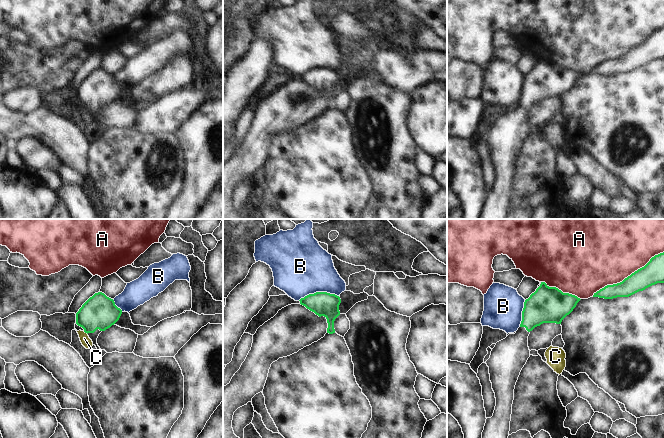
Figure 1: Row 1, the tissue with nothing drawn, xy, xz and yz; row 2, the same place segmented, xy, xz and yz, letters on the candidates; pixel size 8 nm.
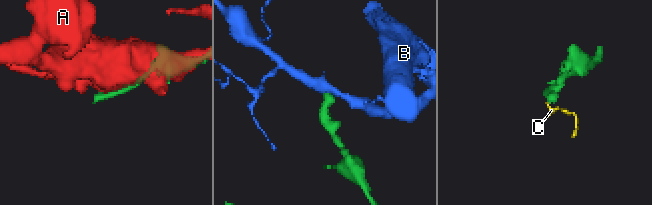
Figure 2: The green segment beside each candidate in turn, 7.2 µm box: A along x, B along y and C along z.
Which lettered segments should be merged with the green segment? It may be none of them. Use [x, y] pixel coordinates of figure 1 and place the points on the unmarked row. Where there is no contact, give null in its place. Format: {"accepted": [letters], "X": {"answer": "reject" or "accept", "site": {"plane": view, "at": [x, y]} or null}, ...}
{"accepted": [], "A": {"answer": "reject", "site": {"plane": "yz", "at": [628, 52]}}, "B": {"answer": "reject", "site": {"plane": "xz", "at": [318, 68]}}, "C": {"answer": "reject", "site": {"plane": "xy", "at": [85, 108]}}}

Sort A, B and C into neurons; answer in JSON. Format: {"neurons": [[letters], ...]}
{"neurons": [["A"], ["B", "C"]]}

